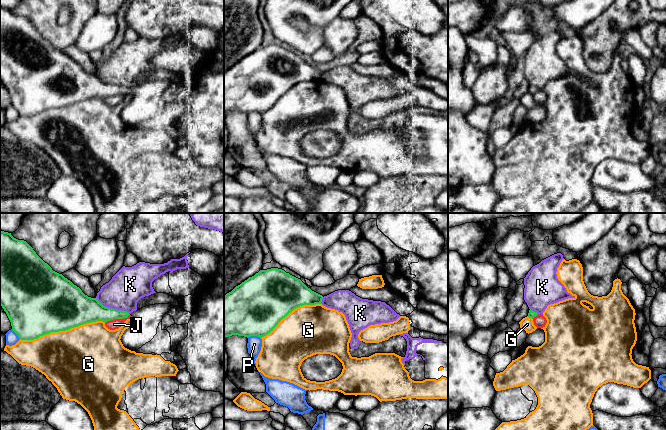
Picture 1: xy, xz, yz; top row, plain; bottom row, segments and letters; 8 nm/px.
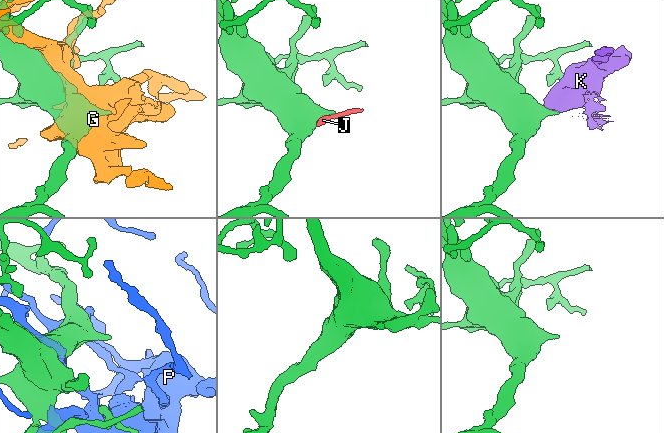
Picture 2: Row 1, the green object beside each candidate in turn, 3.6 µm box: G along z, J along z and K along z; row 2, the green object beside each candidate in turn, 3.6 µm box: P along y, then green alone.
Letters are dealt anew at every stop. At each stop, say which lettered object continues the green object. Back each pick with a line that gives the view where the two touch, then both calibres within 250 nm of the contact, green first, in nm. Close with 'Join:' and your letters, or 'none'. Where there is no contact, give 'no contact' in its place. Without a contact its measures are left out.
Join: none

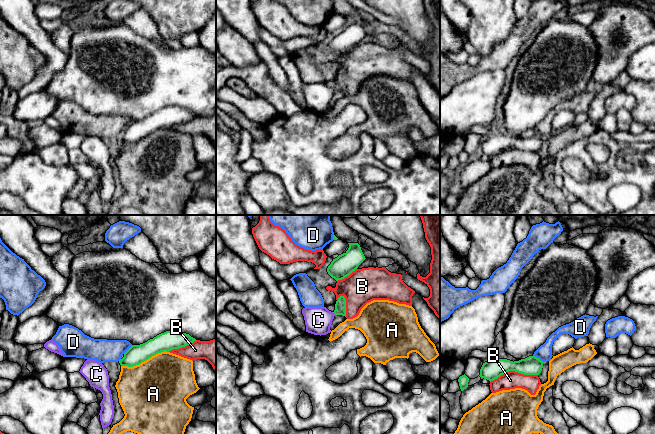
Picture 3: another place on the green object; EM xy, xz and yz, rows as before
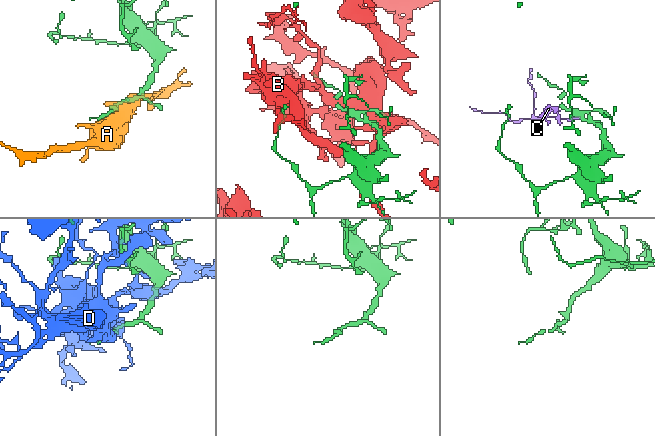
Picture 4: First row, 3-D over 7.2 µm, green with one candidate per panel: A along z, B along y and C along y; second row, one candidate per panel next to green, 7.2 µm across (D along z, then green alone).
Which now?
C: meets green in xz; 100 nm thick on the green side, 220 nm on the other
Join: C

